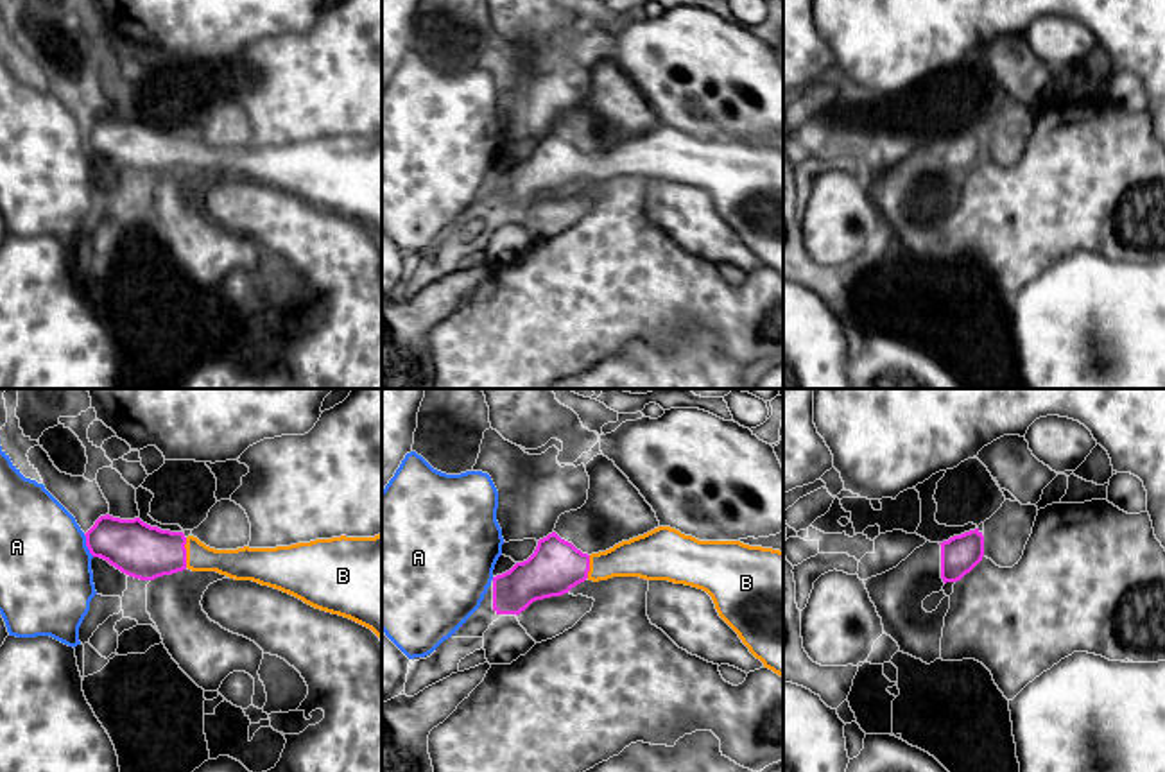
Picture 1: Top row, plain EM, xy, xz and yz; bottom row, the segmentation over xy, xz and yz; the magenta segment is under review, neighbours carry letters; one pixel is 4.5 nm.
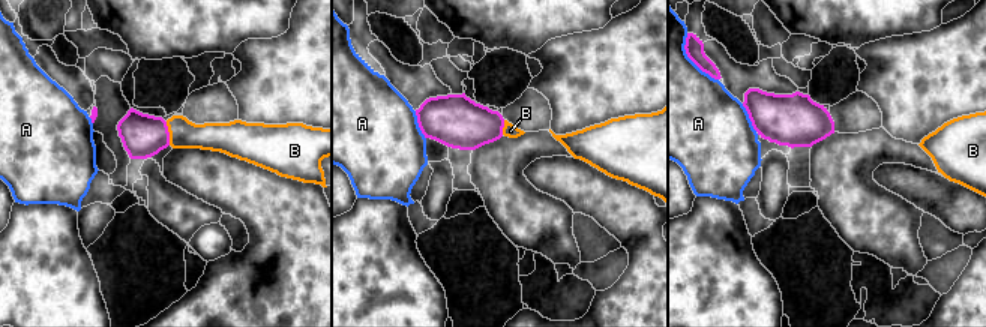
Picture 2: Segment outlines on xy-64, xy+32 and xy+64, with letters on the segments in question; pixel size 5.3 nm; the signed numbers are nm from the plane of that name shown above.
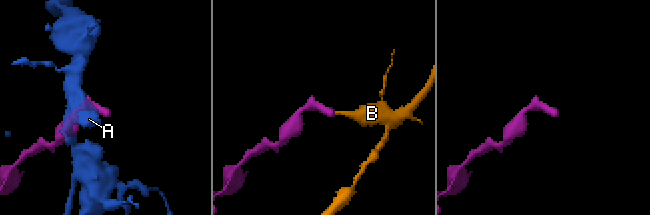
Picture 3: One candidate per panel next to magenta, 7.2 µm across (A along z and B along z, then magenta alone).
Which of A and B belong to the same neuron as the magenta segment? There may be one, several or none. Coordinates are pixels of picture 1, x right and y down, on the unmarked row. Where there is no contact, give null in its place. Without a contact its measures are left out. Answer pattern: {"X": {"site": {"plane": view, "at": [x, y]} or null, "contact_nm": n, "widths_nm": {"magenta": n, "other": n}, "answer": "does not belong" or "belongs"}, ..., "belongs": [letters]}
{"A": {"site": {"plane": "xy", "at": [86, 144]}, "contact_nm": 120, "widths_nm": {"magenta": 240, "other": 420}, "answer": "does not belong"}, "B": {"site": {"plane": "xy", "at": [185, 151]}, "contact_nm": 140, "widths_nm": {"magenta": 240, "other": 140}, "answer": "belongs"}, "belongs": ["B"]}

